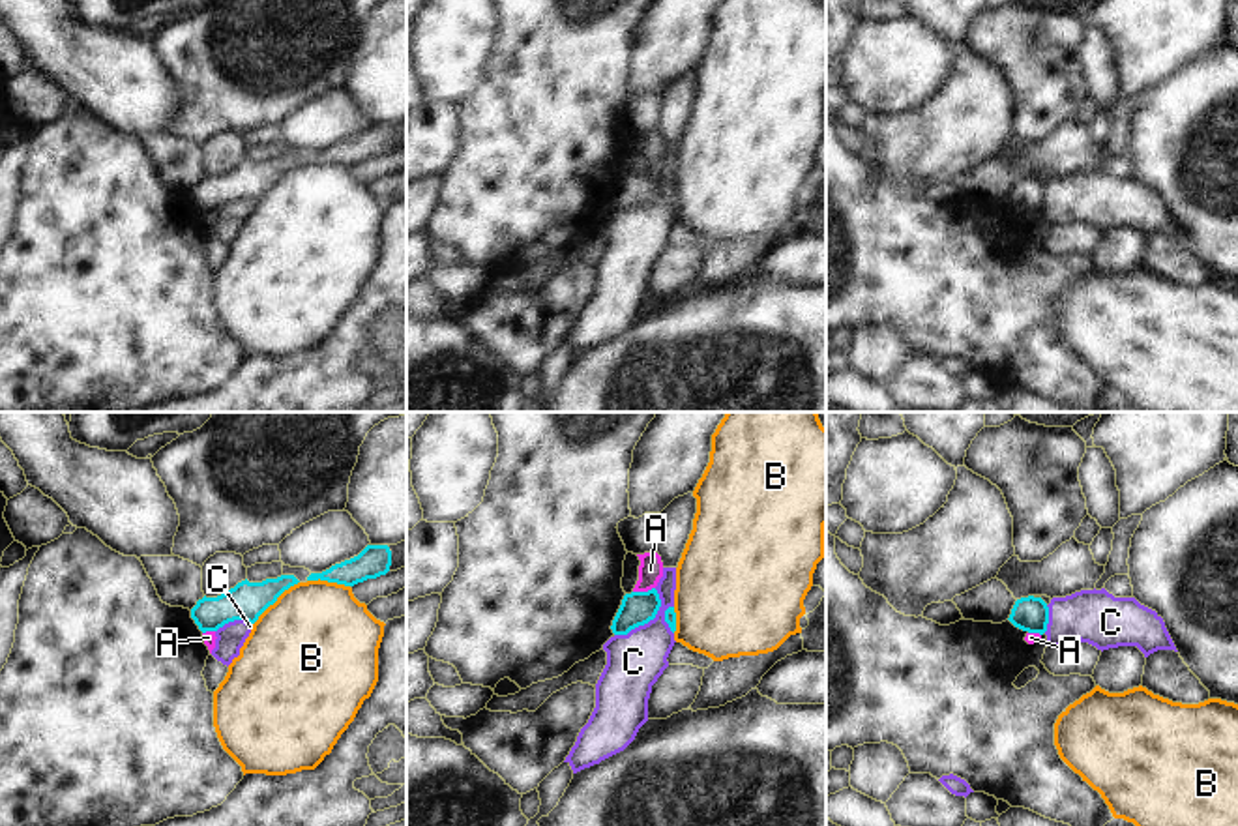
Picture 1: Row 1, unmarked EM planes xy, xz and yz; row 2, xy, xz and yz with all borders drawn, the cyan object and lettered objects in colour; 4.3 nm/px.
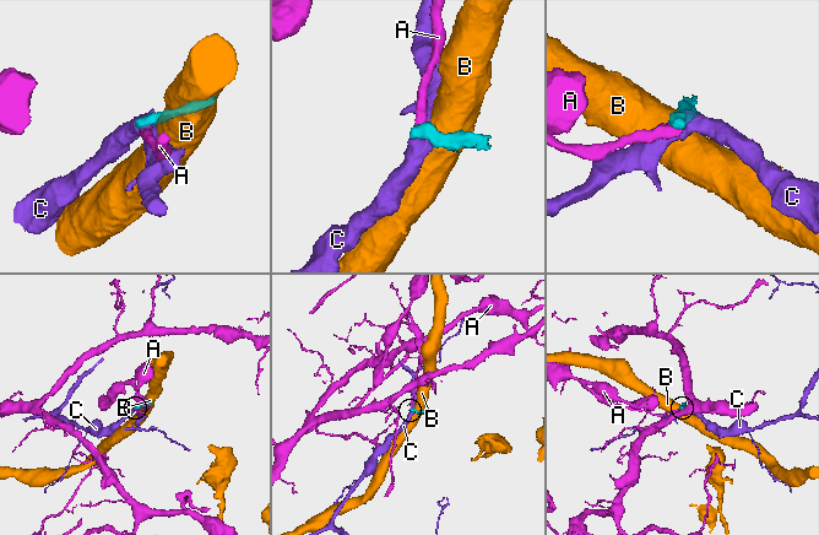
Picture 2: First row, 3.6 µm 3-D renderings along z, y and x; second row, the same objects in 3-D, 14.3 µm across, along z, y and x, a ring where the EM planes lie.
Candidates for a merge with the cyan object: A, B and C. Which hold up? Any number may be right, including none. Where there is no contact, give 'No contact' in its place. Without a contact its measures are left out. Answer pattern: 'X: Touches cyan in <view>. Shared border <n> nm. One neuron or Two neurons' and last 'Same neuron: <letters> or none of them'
A: Touches cyan in xz. Shared border 100 nm. Two neurons
B: Touches cyan in xy. Shared border 280 nm. Two neurons
C: Touches cyan in xz. Shared border 280 nm. Two neurons
Same neuron: none of them

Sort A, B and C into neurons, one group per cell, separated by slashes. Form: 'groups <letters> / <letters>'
groups A / B / C

